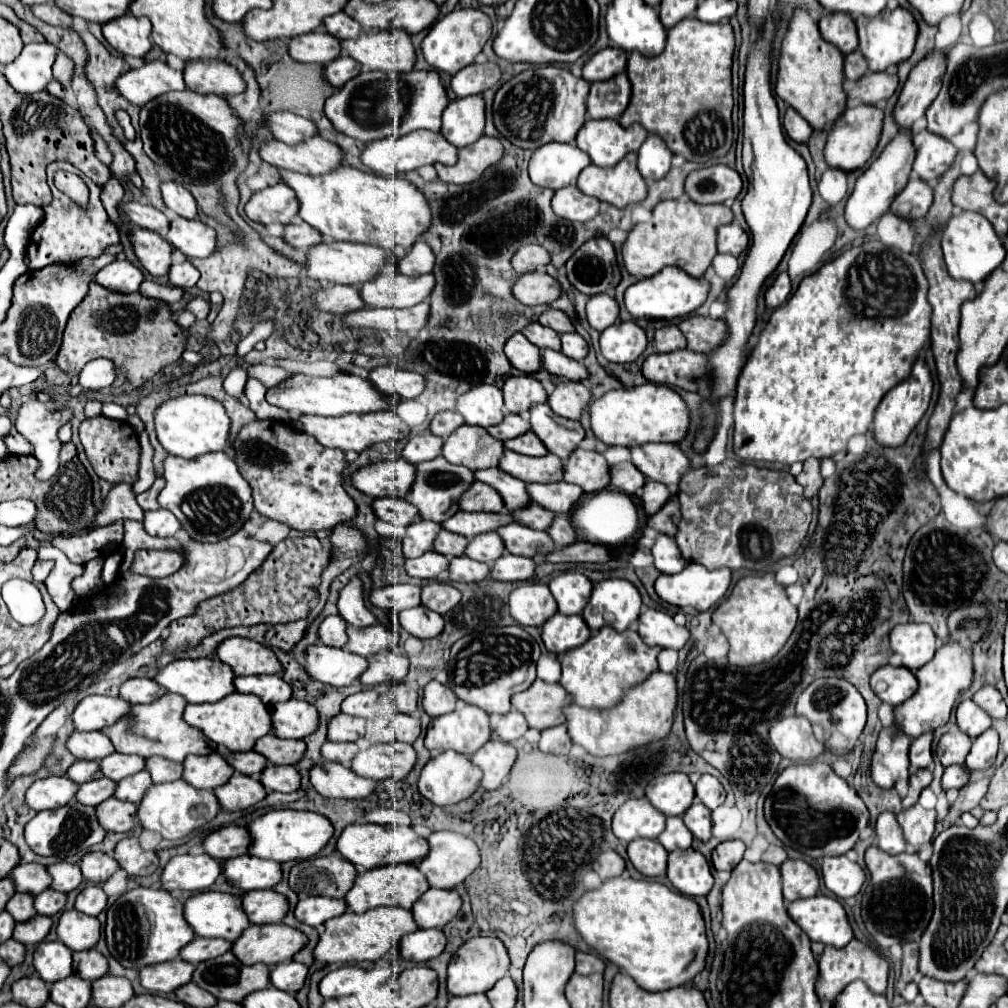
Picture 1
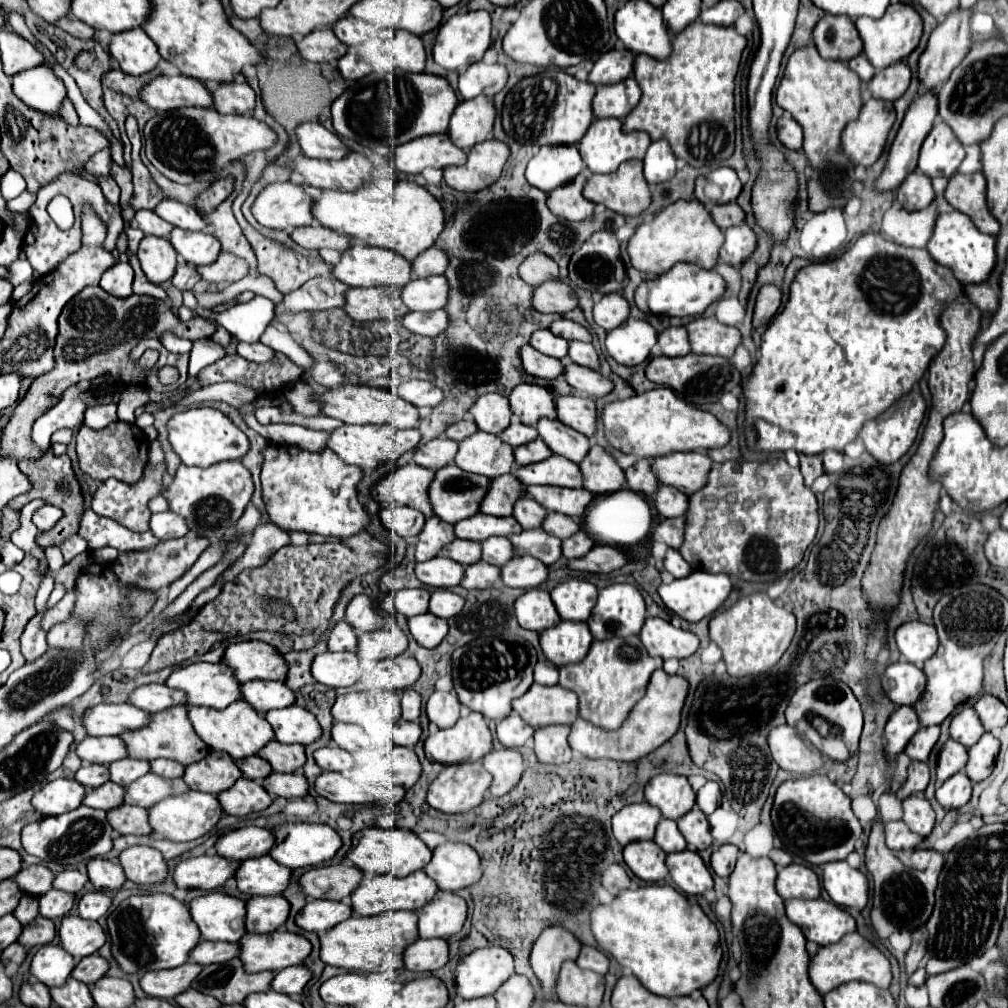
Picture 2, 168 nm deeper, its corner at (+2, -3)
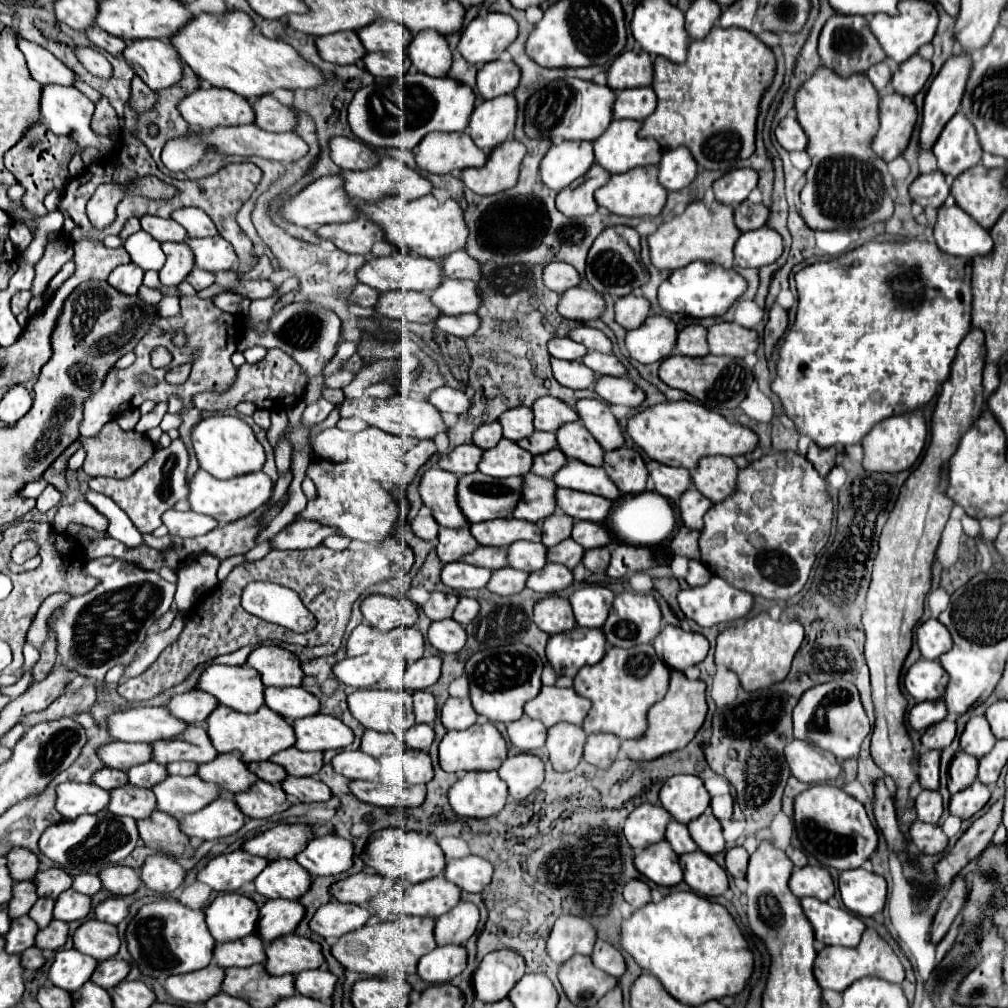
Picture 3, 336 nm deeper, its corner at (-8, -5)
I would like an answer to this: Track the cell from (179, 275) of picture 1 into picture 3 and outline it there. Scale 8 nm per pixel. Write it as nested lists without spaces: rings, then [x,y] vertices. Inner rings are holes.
[[[197,268],[197,270],[193,270],[193,272],[187,276],[187,282],[189,282],[195,290],[203,290],[203,288],[207,288],[207,286],[213,282],[213,274]]]

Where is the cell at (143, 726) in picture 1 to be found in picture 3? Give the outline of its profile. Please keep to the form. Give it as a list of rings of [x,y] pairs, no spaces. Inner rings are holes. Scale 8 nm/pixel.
[[[189,724],[179,736],[169,740],[151,742],[153,760],[159,764],[169,764],[175,760],[189,760],[195,764],[211,762],[219,752],[209,742],[203,726]]]

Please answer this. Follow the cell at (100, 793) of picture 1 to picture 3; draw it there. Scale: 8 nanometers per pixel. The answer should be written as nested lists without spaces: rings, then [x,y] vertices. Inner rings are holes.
[[[125,784],[111,792],[111,802],[107,810],[117,816],[129,816],[141,820],[149,818],[149,814],[155,810],[155,798],[153,792],[147,788],[135,788]]]

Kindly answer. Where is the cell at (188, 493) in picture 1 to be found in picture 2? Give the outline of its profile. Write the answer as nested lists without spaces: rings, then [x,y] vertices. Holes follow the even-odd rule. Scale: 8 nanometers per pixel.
[[[239,460],[219,462],[209,468],[195,468],[181,464],[173,482],[167,488],[171,510],[187,520],[189,530],[193,534],[205,536],[211,542],[231,532],[235,522],[241,518],[245,506],[249,504],[253,490],[255,486],[251,480],[251,472]]]

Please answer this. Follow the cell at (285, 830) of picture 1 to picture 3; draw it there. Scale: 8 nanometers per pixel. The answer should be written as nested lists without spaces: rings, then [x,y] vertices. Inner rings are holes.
[[[339,834],[317,836],[309,840],[295,860],[311,876],[341,874],[353,866],[353,844]]]

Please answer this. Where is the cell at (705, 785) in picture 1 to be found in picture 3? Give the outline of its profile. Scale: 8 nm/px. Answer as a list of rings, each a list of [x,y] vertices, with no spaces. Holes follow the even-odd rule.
[[[731,794],[713,796],[711,798],[711,810],[713,810],[715,818],[719,818],[719,820],[731,818],[731,814],[733,814],[733,798],[731,798]]]

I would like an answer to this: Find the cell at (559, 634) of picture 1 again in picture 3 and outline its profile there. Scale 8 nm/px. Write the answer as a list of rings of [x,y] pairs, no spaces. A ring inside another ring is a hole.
[[[575,626],[569,632],[553,634],[547,642],[547,658],[559,676],[575,676],[583,666],[597,664],[607,650],[599,628]]]

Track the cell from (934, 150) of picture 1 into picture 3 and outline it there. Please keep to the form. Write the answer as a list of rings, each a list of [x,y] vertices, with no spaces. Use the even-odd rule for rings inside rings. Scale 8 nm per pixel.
[[[957,112],[943,128],[939,140],[933,146],[933,154],[937,158],[937,170],[951,178],[957,178],[981,162],[983,150],[977,142],[977,134],[961,112]]]

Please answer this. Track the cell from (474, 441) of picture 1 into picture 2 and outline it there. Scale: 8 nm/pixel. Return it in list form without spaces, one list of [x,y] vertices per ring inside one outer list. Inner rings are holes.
[[[475,432],[473,436],[459,442],[459,452],[455,464],[465,472],[483,474],[487,478],[497,478],[513,470],[513,448],[503,444],[495,434]]]

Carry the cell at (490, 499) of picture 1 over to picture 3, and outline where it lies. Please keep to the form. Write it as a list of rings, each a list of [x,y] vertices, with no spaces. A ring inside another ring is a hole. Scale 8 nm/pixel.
[[[525,474],[521,500],[513,510],[513,518],[521,518],[527,522],[539,522],[555,512],[555,482],[551,478]]]

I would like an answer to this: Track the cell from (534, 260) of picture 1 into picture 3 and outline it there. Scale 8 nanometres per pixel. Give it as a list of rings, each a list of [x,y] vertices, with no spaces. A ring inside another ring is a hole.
[[[551,262],[543,268],[543,284],[549,290],[561,294],[567,288],[573,288],[579,284],[579,274],[573,266],[569,266],[565,262]]]

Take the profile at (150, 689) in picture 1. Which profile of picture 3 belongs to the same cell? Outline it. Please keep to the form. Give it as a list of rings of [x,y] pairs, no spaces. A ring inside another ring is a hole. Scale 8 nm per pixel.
[[[191,690],[185,694],[175,694],[167,700],[165,708],[179,720],[185,722],[203,722],[209,716],[209,710],[217,708],[219,704],[211,694],[205,694],[201,690]]]

